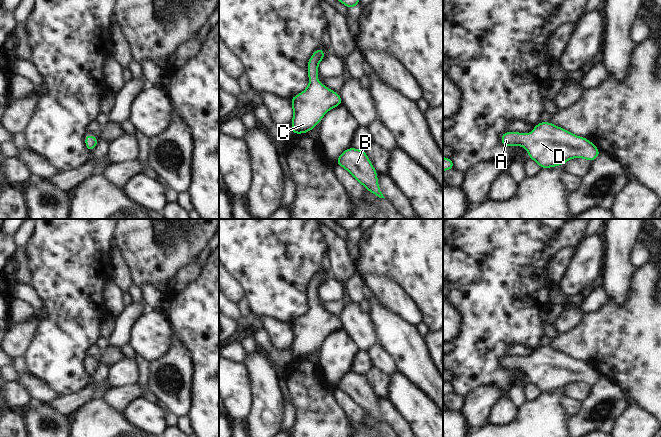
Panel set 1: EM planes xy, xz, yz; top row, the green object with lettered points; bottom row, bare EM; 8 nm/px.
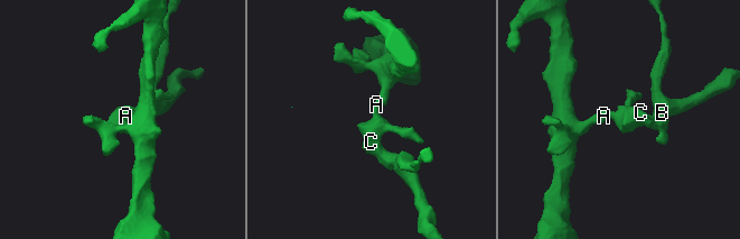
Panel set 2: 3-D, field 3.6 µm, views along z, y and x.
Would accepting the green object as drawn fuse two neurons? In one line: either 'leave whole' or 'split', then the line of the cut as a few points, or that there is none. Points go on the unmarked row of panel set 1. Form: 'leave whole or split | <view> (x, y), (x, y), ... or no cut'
leave whole | no cut

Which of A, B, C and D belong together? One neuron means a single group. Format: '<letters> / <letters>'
A B C D

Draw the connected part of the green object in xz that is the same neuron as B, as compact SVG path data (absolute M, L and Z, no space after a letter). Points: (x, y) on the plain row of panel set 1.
M350 371L343 375L334 387L346 393L366 414L379 422L385 422L378 409L378 396L364 374Z

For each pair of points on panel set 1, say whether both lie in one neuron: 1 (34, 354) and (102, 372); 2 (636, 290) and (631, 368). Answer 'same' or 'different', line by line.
1: different
2: same

